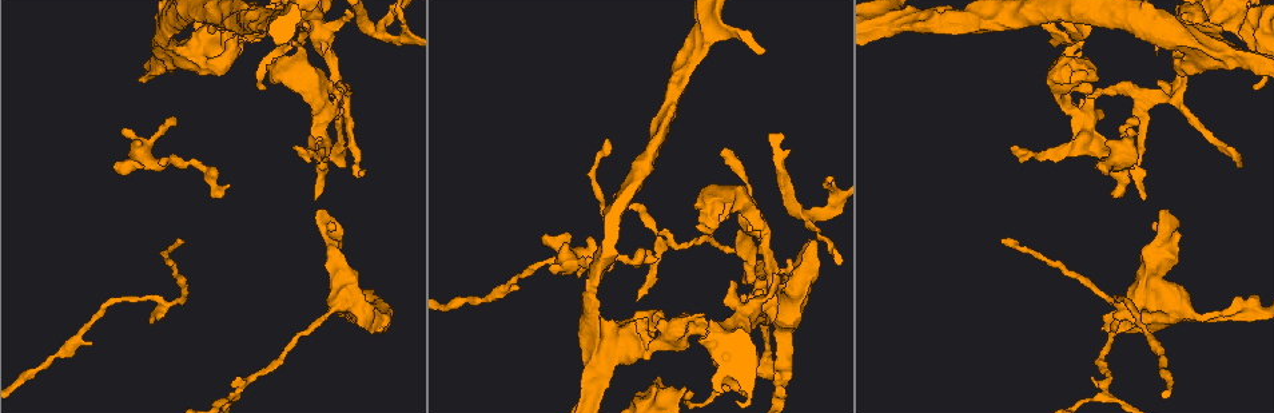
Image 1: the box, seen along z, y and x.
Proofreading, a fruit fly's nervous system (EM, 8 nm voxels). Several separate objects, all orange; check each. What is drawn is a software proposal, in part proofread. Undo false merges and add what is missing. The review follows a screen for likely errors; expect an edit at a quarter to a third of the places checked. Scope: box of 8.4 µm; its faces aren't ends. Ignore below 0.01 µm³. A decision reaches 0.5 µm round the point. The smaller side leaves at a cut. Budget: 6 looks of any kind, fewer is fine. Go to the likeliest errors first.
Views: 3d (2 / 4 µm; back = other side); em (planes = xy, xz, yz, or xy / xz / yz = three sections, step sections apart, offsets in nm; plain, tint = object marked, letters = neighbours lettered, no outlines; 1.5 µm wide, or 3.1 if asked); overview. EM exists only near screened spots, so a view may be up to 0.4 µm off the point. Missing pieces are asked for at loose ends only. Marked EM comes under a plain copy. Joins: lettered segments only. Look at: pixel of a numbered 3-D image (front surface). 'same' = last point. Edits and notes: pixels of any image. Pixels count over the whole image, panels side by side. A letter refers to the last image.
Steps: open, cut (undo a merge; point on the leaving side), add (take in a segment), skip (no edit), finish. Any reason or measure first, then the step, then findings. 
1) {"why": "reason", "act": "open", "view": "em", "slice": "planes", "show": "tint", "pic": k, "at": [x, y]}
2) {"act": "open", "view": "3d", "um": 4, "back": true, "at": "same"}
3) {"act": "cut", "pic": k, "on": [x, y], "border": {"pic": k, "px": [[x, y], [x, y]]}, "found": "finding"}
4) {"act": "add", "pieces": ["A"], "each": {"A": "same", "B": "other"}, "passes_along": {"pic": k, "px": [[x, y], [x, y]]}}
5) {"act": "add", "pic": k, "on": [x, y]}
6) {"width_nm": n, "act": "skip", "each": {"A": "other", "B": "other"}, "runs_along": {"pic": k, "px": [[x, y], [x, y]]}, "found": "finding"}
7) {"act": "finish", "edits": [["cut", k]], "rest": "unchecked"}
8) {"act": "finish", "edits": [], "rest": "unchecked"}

{"why": "free end", "act": "open", "view": "em", "slice": "planes", "show": "letters", "pic": 1, "at": [1098, 161]}

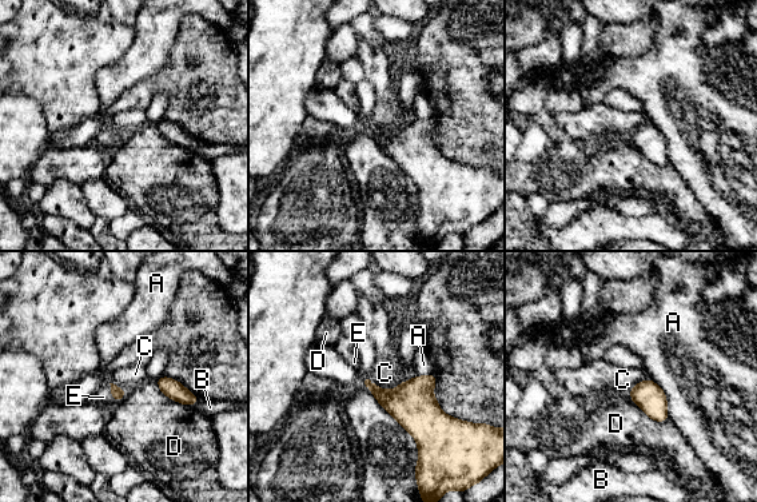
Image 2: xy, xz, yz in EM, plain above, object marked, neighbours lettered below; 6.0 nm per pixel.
{"act": "add", "pieces": ["E"], "each": {"A": "other", "B": "other", "C": "other", "D": "other", "E": "same"}, "passes_along": {"pic": 2, "px": [[118, 394], [111, 393], [103, 397]]}, "found": "the cell continues"}

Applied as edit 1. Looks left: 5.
{"why": "calibre changes", "act": "open", "view": "em", "slice": "planes", "show": "tint", "pic": 1, "at": [334, 310]}

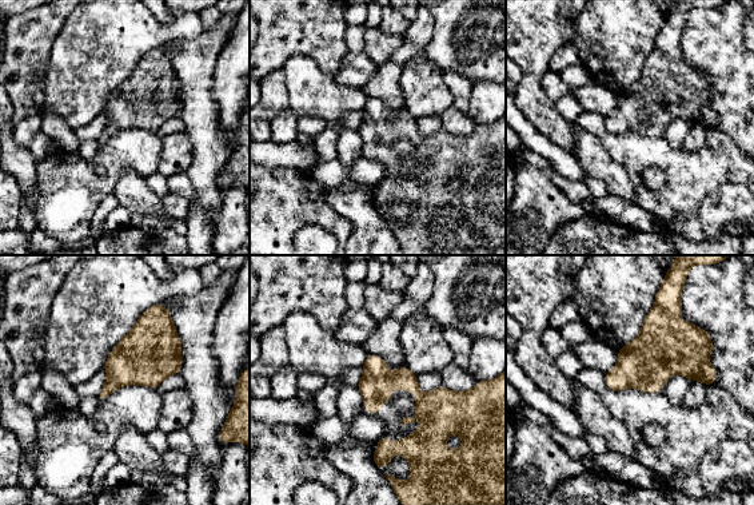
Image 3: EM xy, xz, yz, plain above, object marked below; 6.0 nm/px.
{"why": "see the neighbours", "act": "open", "view": "em", "slice": "planes", "show": "letters", "at": "same"}

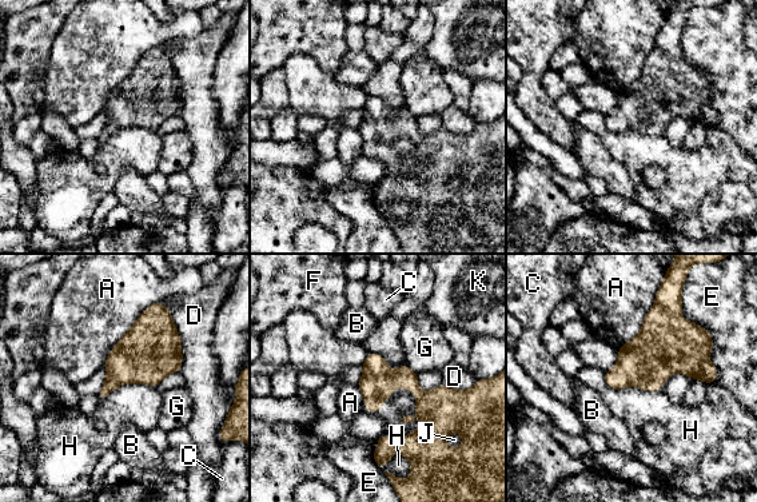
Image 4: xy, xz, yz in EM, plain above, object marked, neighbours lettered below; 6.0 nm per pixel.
{"longest_contact_nm": ["A", 500], "act": "skip", "each": {"A": "other", "B": "other", "C": "other", "D": "other", "E": "other", "F": "other", "G": "other", "H": "other", "J": "other", "K": "other"}, "runs_along": {"pic": 4, "px": [[371, 357], [427, 403], [427, 427], [381, 462]]}, "found": "all the same cell"}

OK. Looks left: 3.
{"why": "three-way junction", "act": "open", "view": "3d", "um": 4, "pic": 1, "at": [665, 243]}

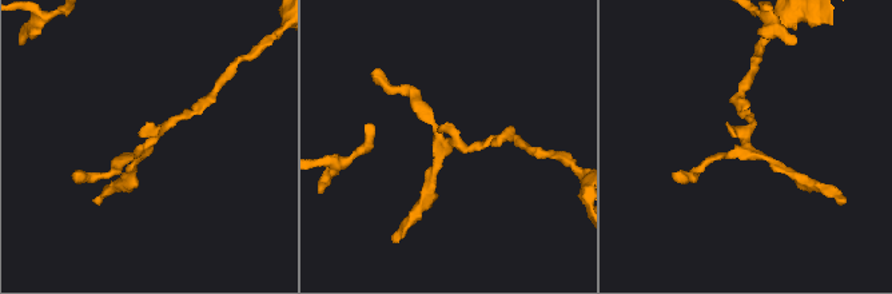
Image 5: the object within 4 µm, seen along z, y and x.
{"arms": 3, "why": "need the tissue", "act": "open", "view": "em", "slice": "yz", "step": 4, "show": "tint", "pic": 5, "at": [747, 143]}

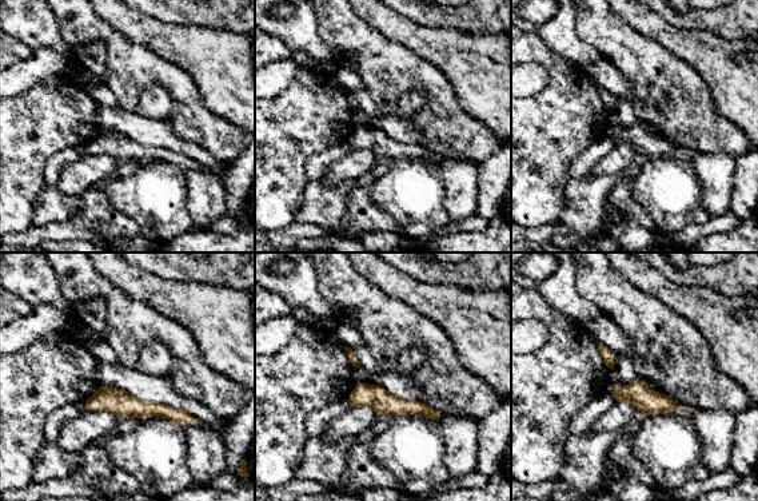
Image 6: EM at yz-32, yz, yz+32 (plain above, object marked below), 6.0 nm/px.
{"act": "open", "view": "em", "slice": "planes", "show": "letters", "at": "same"}

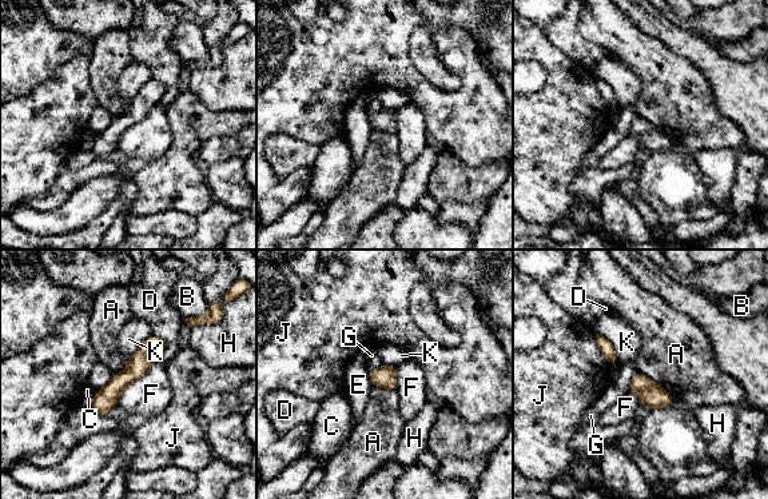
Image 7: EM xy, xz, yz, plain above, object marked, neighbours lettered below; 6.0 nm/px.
{"act": "skip", "each": {"A": "other", "B": "other", "C": "other", "D": "other", "E": "other", "F": "other", "G": "other", "H": "other", "J": "other", "K": "other"}, "runs_along": {"pic": 7, "px": [[158, 342], [112, 390], [99, 411]]}, "found": "all the same cell"}

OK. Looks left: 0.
{"act": "finish", "edits": [["add", 2]], "rest": "unchecked"}

